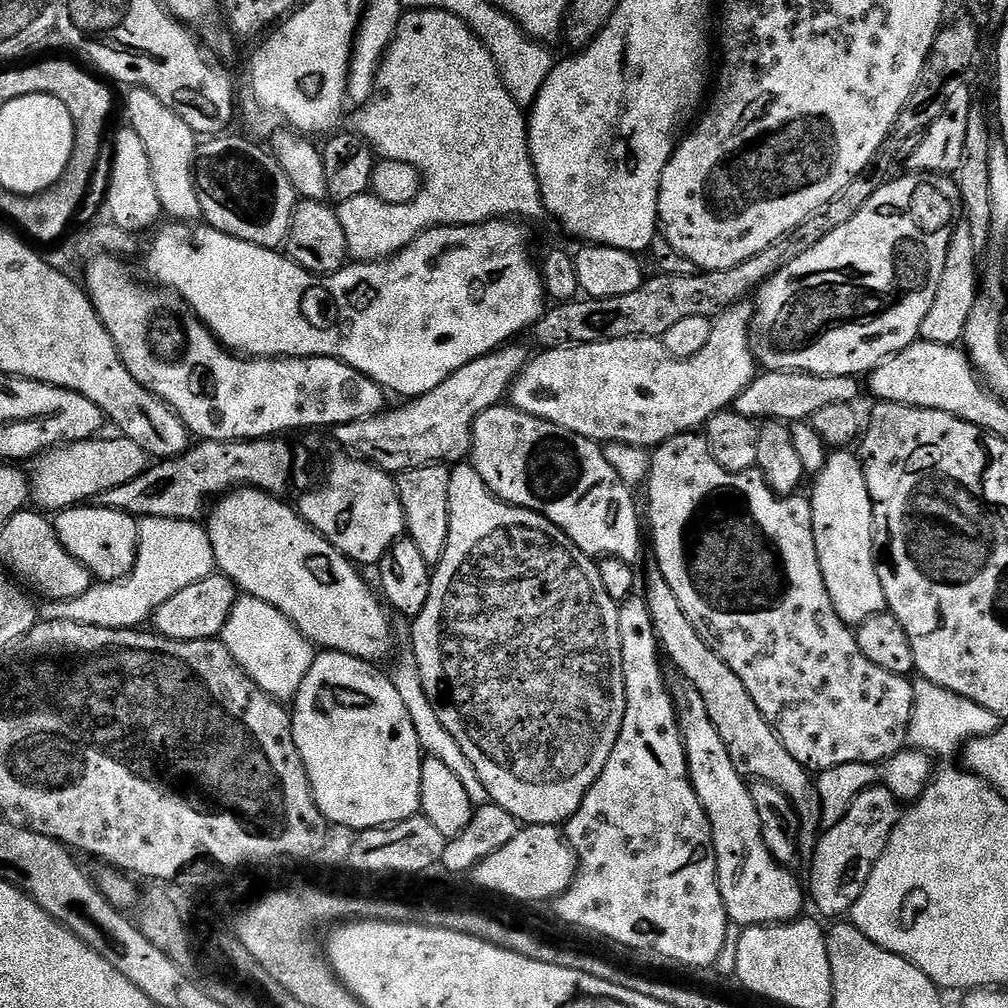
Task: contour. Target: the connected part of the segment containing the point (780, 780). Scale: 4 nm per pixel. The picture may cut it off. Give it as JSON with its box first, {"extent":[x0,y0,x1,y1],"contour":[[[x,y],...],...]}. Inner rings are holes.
{"extent":[642,562,820,854],"contour":[[[655,562],[649,563],[648,573],[642,576],[642,596],[648,601],[650,610],[650,622],[654,626],[656,643],[660,645],[660,651],[677,668],[679,675],[694,686],[694,690],[702,696],[702,703],[706,706],[706,714],[710,722],[714,724],[714,730],[718,730],[718,738],[722,738],[722,746],[726,746],[726,754],[730,754],[730,762],[734,762],[734,770],[745,778],[762,784],[773,784],[794,806],[796,818],[800,822],[801,853],[808,854],[815,849],[818,839],[818,825],[820,824],[820,795],[816,789],[816,780],[811,776],[809,769],[797,762],[794,754],[782,746],[778,734],[762,718],[762,710],[754,706],[754,698],[746,686],[742,686],[738,674],[702,642],[698,630],[690,626],[690,618],[682,614],[682,606],[674,595],[674,590],[666,582],[662,570]]]}

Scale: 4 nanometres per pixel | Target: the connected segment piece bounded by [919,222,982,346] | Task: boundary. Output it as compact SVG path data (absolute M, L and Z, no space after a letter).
M960 222L953 227L950 246L946 250L946 266L942 269L942 282L938 282L938 294L934 294L934 303L922 322L919 339L926 342L938 342L938 346L956 346L961 343L966 334L966 322L970 322L970 310L974 310L974 302L982 287L982 268L976 265L978 254L974 250L974 237L970 234L970 226Z

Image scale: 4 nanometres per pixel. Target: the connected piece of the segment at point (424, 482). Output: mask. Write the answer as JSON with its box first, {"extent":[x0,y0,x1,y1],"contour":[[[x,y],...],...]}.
{"extent":[395,464,450,566],"contour":[[[431,464],[425,468],[415,468],[399,473],[395,477],[396,493],[404,511],[404,527],[407,539],[418,546],[419,553],[429,566],[440,563],[448,545],[450,530],[450,471],[443,464]]]}

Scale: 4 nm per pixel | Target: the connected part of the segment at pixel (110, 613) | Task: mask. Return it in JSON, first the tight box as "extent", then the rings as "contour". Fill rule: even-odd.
{"extent":[38,517,217,630],"contour":[[[146,517],[139,521],[139,526],[136,561],[130,575],[122,580],[93,583],[86,594],[76,596],[73,600],[41,603],[38,608],[39,619],[74,622],[106,630],[139,629],[147,625],[158,606],[174,598],[178,590],[186,590],[186,586],[194,586],[194,582],[202,582],[202,578],[217,571],[214,546],[210,546],[208,529],[203,523]]]}

